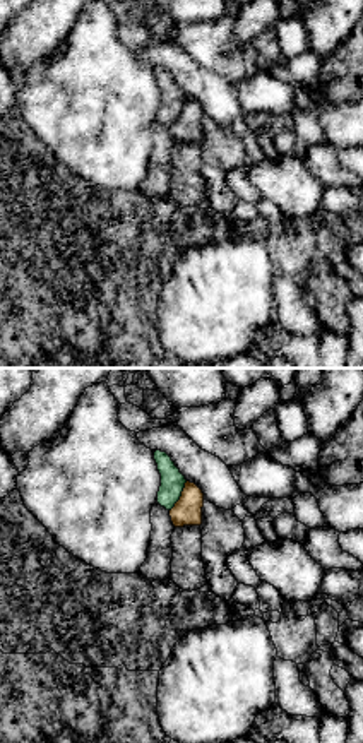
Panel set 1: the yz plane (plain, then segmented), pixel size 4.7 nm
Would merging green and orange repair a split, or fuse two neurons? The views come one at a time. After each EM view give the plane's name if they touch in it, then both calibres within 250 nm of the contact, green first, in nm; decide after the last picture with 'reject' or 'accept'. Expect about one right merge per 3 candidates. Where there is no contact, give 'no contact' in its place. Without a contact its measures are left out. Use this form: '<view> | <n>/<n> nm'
yz | 110/140 nm

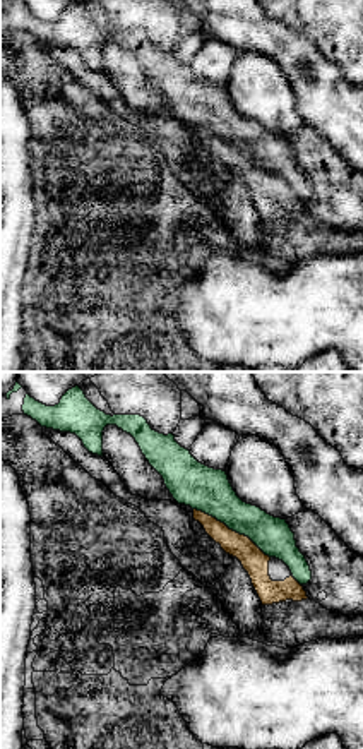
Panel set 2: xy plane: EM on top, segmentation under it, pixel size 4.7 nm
xy | 200/120 nm

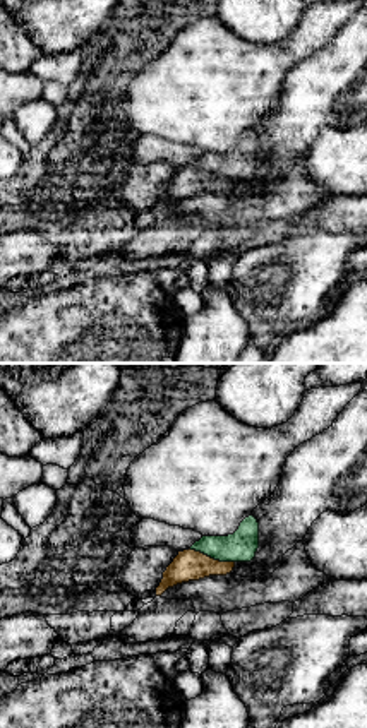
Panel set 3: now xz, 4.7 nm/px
xz | 140/140 nm

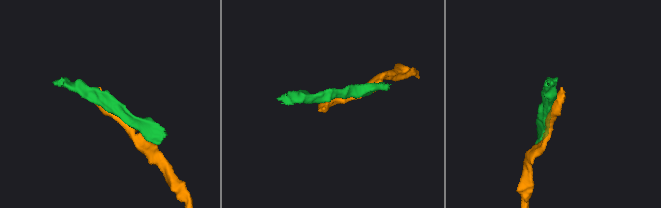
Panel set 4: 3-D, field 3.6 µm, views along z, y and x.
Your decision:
reject

